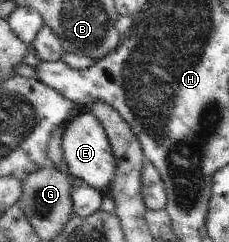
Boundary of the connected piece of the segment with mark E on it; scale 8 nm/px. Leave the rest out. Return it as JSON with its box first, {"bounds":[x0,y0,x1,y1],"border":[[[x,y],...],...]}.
{"bounds":[61,108,116,193],"border":[[[81,108],[64,128],[61,147],[65,171],[72,178],[81,178],[86,185],[106,193],[114,178],[116,161],[104,127],[89,108]]]}

